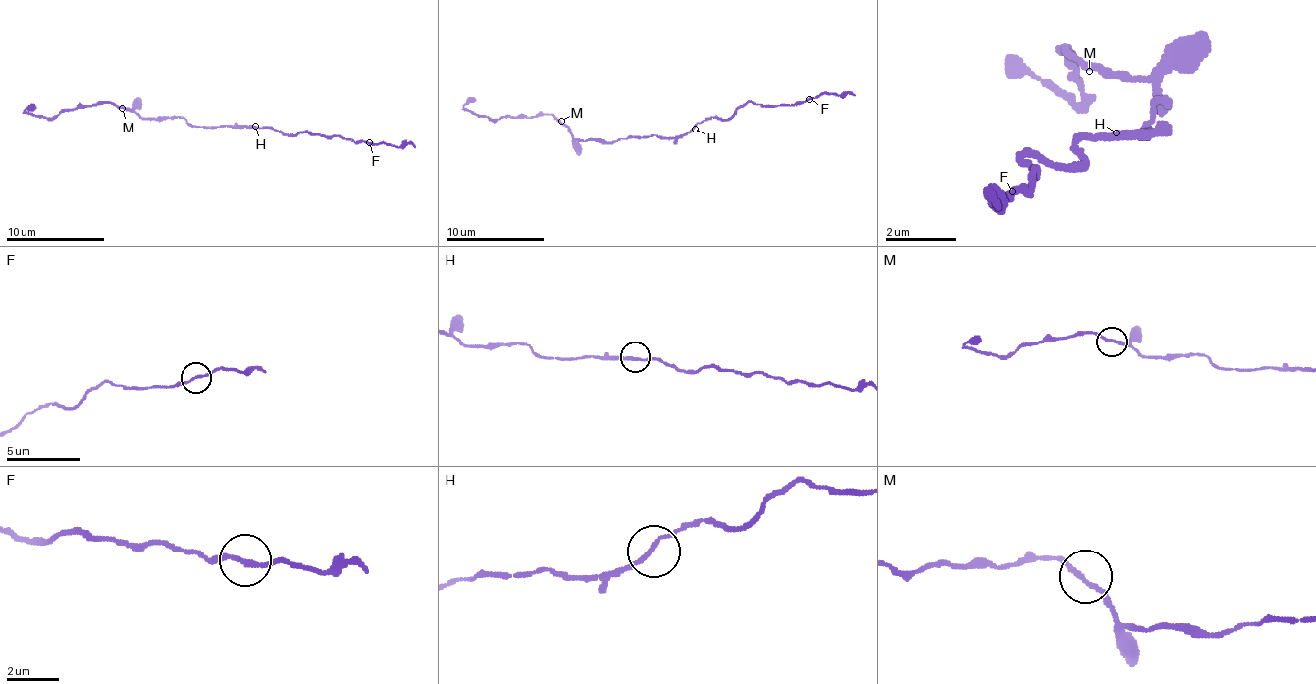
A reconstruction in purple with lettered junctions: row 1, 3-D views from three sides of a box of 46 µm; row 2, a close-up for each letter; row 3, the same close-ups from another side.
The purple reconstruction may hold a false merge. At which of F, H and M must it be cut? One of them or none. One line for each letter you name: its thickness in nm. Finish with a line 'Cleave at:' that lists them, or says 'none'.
F: Thickness 160 nm
Cleave at: F

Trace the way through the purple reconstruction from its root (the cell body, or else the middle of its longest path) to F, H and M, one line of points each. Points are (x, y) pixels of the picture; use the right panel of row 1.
F: (1142, 132), (1080, 141), (1080, 168), (1019, 159), (1036, 177), (1010, 194)
H: (1142, 132), (1116, 132)
M: (1142, 132), (1151, 106), (1169, 106), (1160, 106), (1160, 97), (1142, 79), (1107, 79), (1098, 71), (1089, 71)

